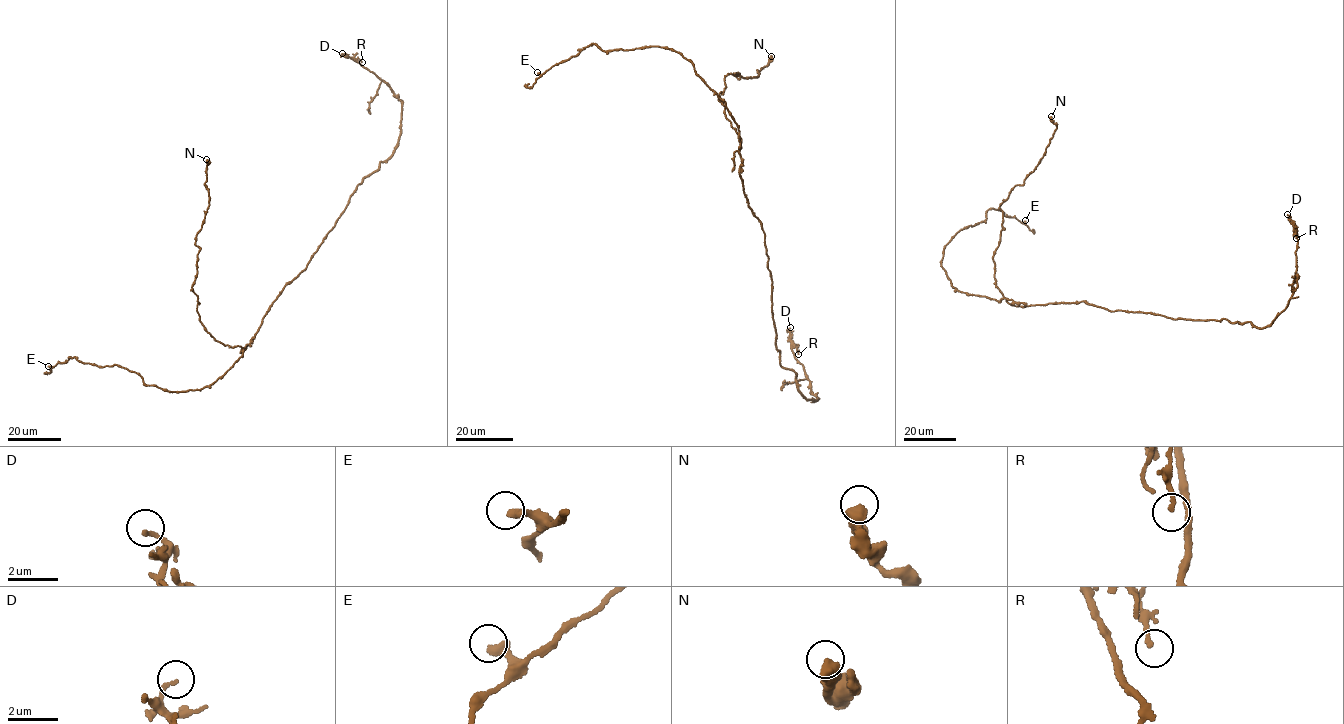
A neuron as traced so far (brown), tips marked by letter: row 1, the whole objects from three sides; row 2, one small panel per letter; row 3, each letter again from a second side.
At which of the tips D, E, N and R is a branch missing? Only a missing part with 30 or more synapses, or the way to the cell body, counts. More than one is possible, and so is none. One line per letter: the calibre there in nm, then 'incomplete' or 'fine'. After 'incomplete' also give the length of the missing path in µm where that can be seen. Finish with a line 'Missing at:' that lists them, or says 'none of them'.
D: 140 nm | fine
E: 360 nm | fine
N: 500 nm | fine
R: 170 nm | fine
Missing at: none of them

